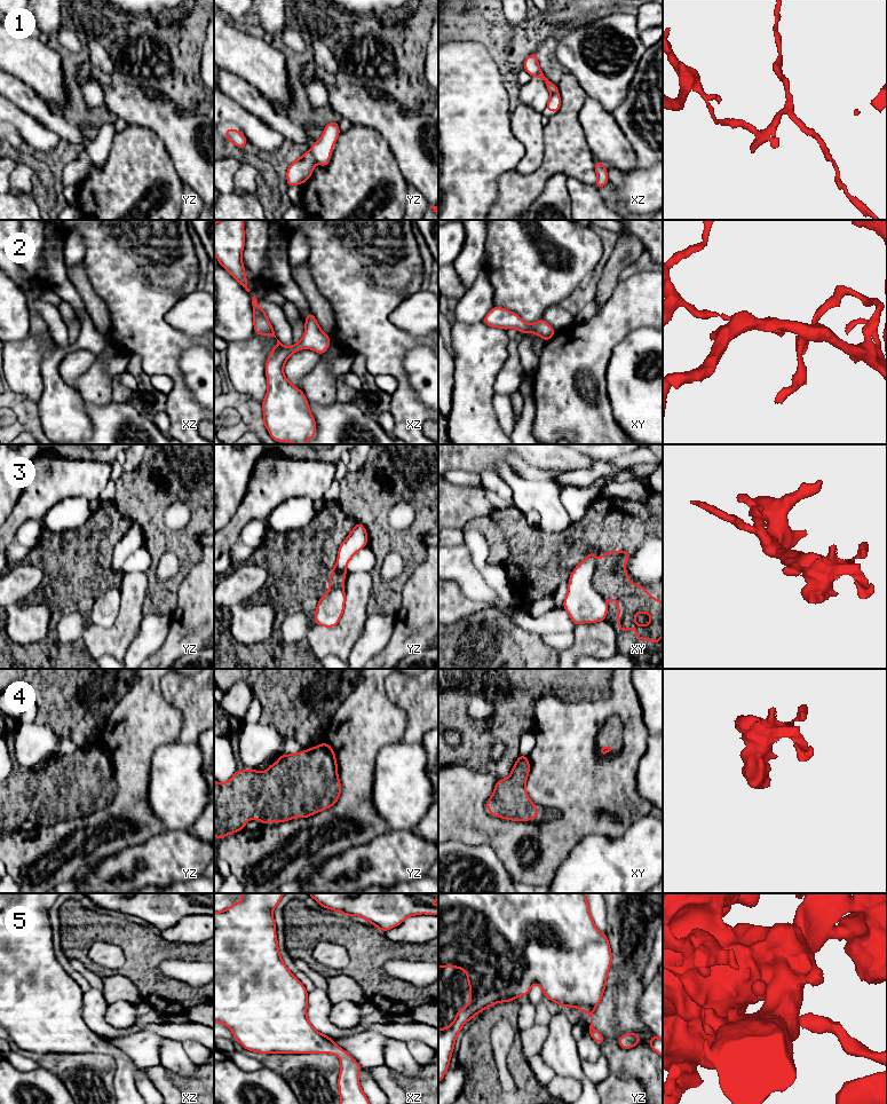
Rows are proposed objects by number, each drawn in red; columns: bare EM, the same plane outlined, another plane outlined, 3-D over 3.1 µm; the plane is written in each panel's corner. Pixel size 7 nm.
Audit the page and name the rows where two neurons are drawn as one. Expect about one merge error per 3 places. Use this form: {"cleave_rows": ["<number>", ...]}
{"cleave_rows": ["1", "3"]}

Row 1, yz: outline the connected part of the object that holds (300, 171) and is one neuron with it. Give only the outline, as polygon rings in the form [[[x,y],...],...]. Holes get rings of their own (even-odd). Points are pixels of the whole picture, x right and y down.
[[[310,151],[304,152],[299,159],[293,161],[286,172],[288,188],[295,184],[302,184],[312,174],[316,159]]]

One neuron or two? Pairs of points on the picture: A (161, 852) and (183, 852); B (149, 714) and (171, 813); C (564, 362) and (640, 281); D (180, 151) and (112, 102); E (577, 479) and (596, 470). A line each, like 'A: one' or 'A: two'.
A: one
B: two
C: one
D: one
E: one

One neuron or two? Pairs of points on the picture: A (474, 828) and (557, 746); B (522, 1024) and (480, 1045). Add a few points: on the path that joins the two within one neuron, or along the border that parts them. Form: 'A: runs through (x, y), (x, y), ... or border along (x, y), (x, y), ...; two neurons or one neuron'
A: runs through (512, 832), (540, 832), (563, 809), (563, 783); one neuron
B: border along (520, 1006), (517, 1014), (519, 1030); two neurons

